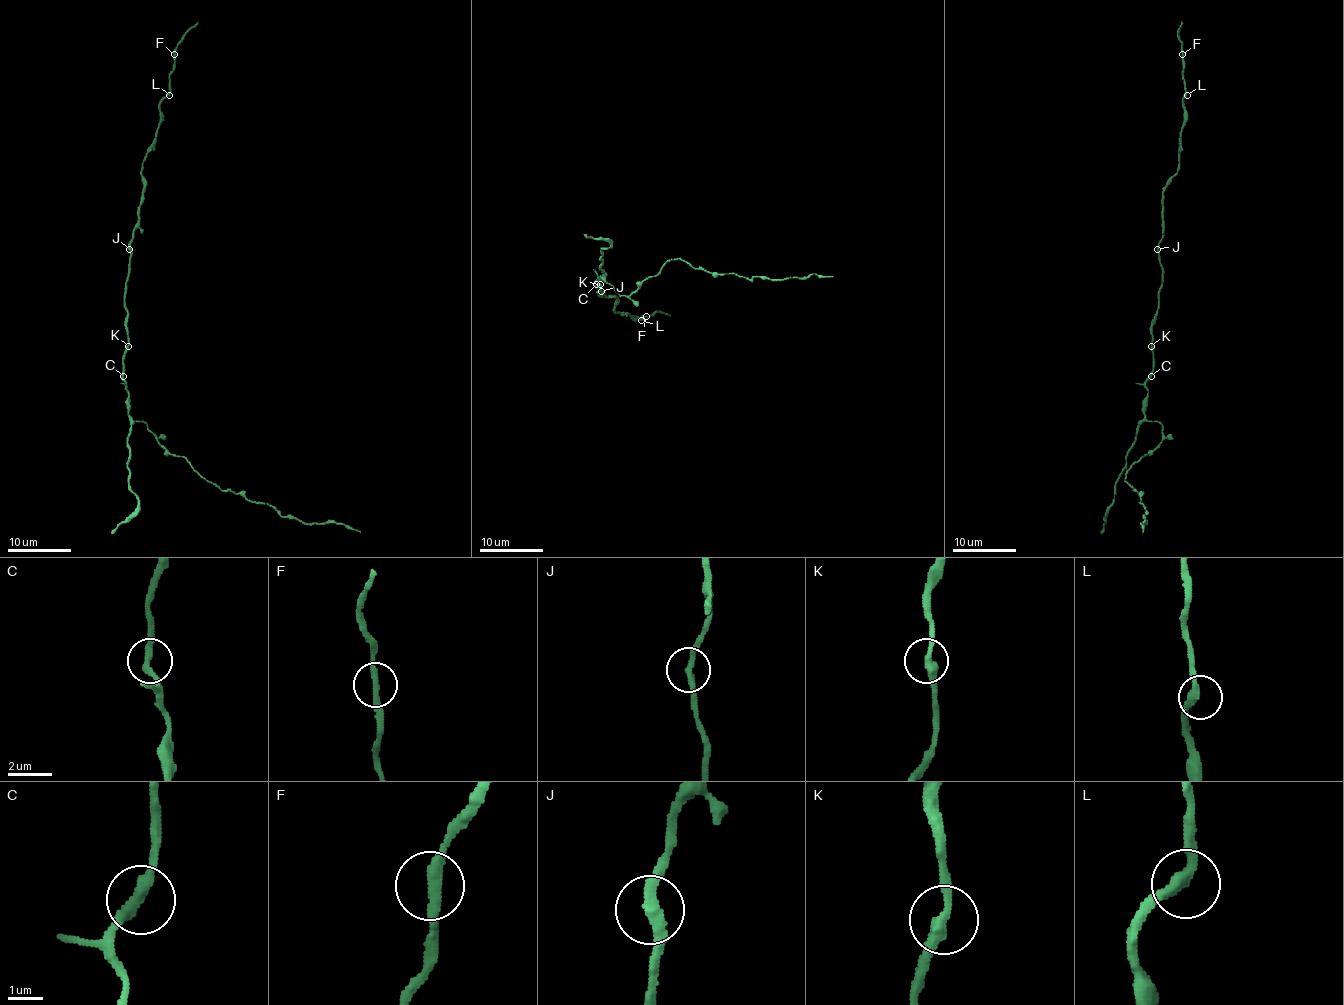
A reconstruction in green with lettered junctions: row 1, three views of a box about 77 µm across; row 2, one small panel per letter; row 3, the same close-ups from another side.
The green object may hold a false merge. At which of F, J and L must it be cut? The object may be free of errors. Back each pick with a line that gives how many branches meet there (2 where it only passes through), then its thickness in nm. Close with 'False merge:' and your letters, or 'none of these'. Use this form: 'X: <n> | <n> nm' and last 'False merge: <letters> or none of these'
False merge: none of these

